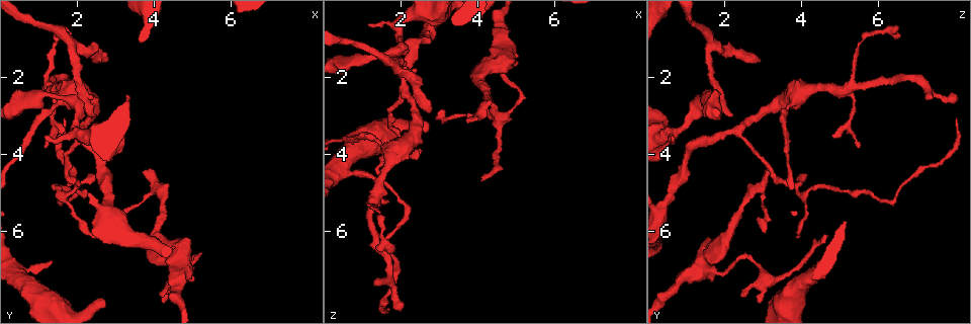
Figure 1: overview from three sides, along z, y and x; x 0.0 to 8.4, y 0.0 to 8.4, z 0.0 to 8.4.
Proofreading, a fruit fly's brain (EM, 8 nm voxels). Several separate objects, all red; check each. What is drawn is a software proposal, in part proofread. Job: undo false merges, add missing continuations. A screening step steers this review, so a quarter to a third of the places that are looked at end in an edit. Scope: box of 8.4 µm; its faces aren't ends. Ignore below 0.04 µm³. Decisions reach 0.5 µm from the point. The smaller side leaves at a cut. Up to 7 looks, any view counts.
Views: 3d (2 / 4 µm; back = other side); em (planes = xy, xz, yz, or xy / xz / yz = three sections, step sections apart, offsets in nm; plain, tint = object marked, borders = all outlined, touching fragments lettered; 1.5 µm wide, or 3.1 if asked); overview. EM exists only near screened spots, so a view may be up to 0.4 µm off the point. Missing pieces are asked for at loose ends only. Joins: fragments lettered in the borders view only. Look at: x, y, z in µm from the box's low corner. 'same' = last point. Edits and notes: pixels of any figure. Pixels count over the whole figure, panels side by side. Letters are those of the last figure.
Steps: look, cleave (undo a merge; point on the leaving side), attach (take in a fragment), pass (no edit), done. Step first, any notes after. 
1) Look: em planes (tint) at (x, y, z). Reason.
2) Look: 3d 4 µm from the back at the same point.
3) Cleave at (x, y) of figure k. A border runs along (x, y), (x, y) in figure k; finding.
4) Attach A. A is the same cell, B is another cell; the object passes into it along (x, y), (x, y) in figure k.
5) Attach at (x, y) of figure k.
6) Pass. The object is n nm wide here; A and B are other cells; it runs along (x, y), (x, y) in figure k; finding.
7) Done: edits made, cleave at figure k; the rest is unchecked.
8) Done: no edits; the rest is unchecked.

Look: em planes (tint) at (2.70, 7.85, 3.40). An open end.

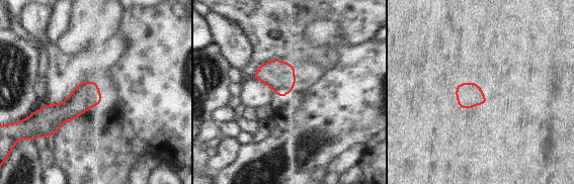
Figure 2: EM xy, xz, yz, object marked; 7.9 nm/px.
Look: em planes (borders) at the same point.

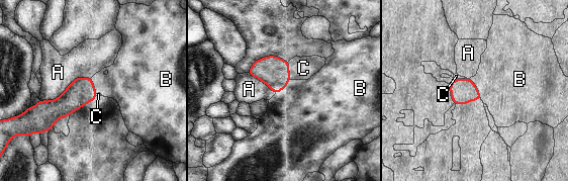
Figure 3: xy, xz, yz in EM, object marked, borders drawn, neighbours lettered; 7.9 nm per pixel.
Attach C. C is the same cell, A and B are other cells; the object passes into it along (273, 71), (288, 71), (303, 68) in figure 3; it goes on there.

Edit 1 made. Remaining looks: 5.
Look: em planes (borders) at (3.70, 4.45, 3.25). An open end.

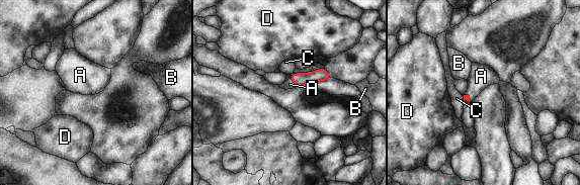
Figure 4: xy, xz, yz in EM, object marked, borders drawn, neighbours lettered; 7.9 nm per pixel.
Attach A. The longest contact is with A, 100 nm; A is the same cell, B, C and D are other cells; the object passes into it along (300, 79), (294, 81), (290, 84) in figure 4; it goes on there.

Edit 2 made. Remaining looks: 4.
Look: overview. See it whole again.

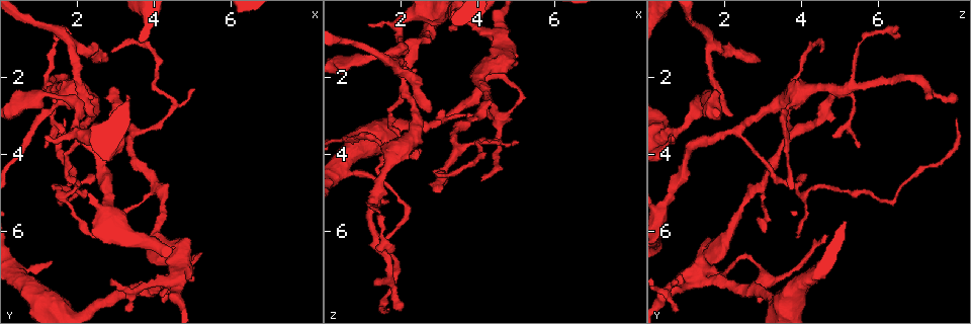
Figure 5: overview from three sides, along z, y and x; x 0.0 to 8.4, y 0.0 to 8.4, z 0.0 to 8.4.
Look: 3d 2 µm at (2.05, 4.80, 3.85). Abrupt turn.

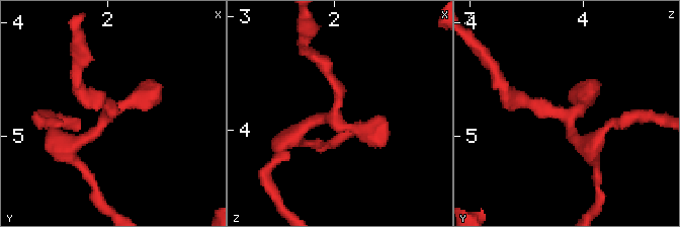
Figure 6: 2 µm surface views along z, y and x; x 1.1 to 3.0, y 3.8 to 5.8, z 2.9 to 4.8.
Look: em planes (borders) at (2.04, 4.78, 3.82).

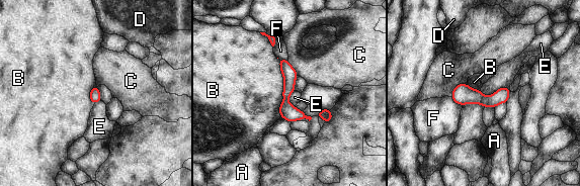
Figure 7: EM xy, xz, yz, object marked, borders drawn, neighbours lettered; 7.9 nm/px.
Pass. A, B, C, D, E and F are other cells; it runs along (282, 62), (285, 104), (302, 116) in figure 7; continuous, no second neuron.

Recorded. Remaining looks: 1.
Done: edits made, attach at figure 3, attach at figure 4; the rest is unchecked.

